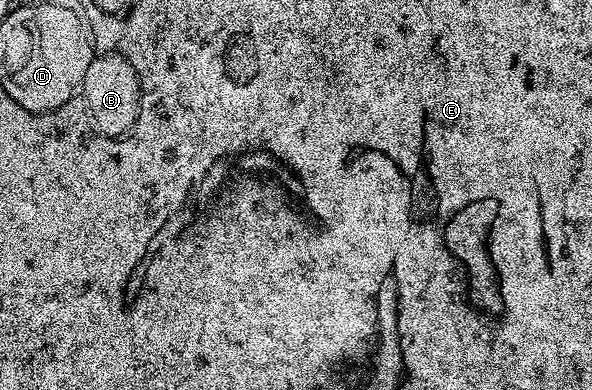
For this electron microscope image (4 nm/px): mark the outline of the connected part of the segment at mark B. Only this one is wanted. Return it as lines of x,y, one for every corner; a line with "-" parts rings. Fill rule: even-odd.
112,51
109,57
96,55
86,70
78,97
79,100
84,100
82,108
88,116
89,127
100,129
102,139
120,141
132,133
142,115
143,78
140,78
139,72
135,70
134,62
123,57
119,51

